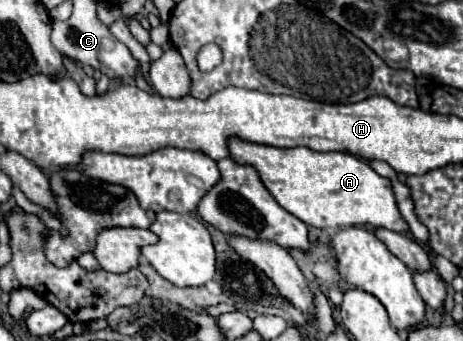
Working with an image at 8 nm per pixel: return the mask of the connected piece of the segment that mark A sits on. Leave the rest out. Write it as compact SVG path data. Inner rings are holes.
M231 139L229 151L237 163L253 165L277 203L311 227L343 229L373 225L403 235L409 231L409 223L401 217L397 207L391 181L377 175L367 161L359 161L359 157L351 153L319 153L309 147L279 149L241 139Z

